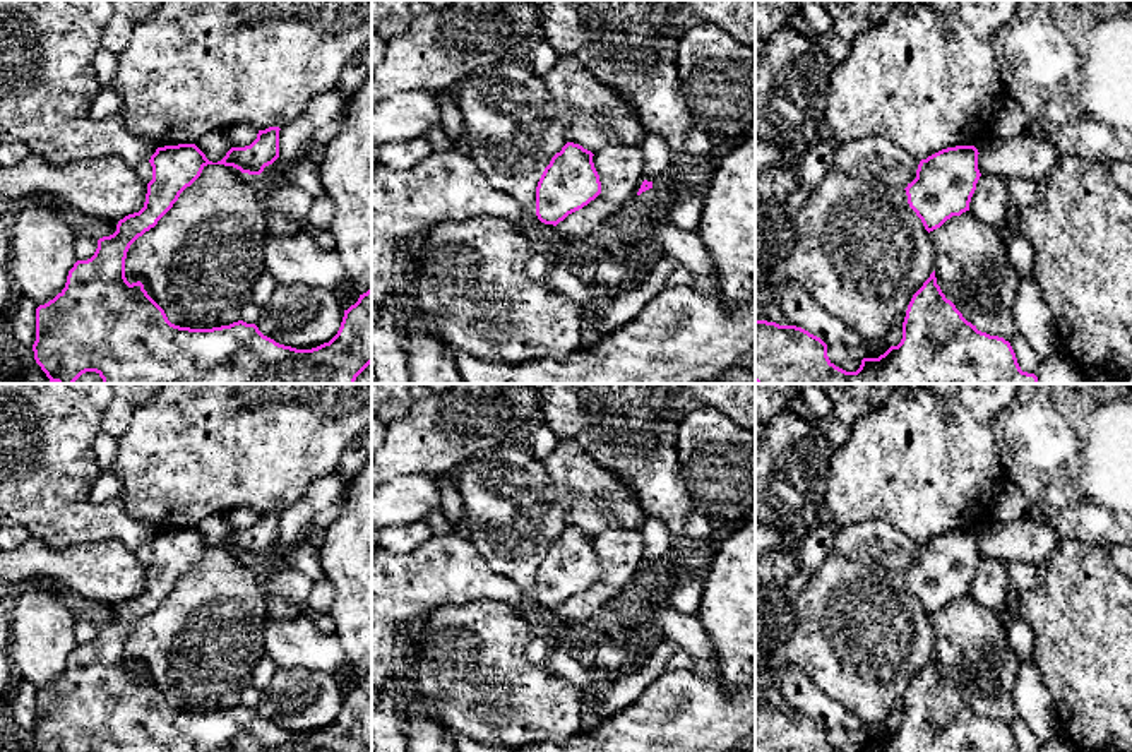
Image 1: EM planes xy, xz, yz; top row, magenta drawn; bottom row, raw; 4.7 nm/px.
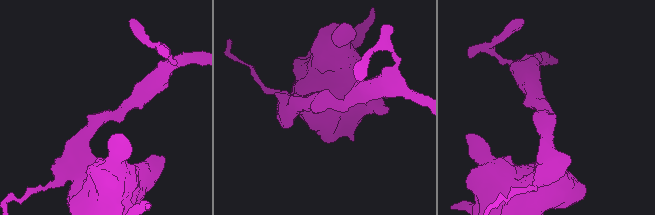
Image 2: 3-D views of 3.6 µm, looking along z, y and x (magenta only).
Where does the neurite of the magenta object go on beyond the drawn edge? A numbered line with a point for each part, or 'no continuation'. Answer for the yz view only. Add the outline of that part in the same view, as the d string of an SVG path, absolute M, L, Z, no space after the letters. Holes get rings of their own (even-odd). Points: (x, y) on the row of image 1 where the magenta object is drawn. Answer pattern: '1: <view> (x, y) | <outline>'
no continuation

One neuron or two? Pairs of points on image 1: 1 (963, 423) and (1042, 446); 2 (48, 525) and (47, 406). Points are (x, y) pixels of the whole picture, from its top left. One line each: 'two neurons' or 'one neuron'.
1: two neurons
2: one neuron

